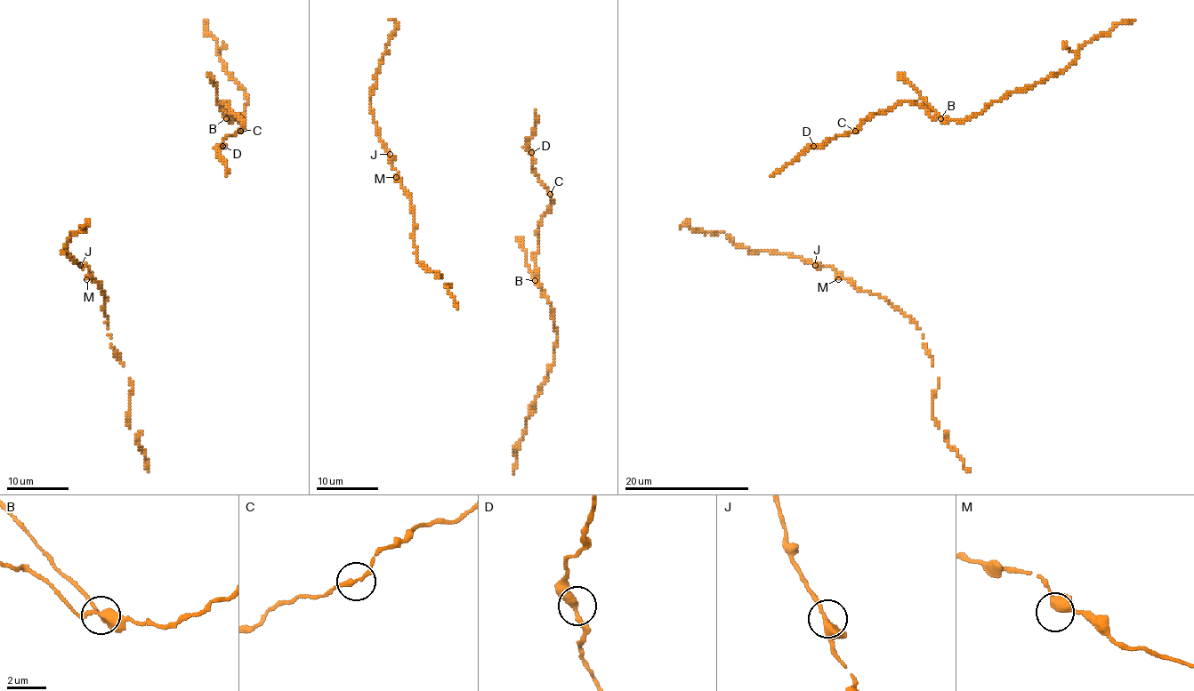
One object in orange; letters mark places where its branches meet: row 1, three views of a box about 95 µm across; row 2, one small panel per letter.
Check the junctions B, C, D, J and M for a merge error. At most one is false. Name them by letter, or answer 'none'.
B

